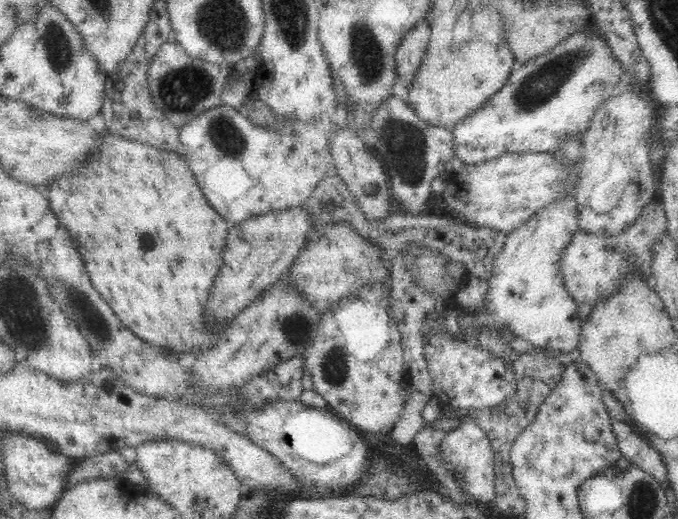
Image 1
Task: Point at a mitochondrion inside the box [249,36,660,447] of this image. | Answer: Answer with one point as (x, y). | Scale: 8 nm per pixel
(545, 83)

